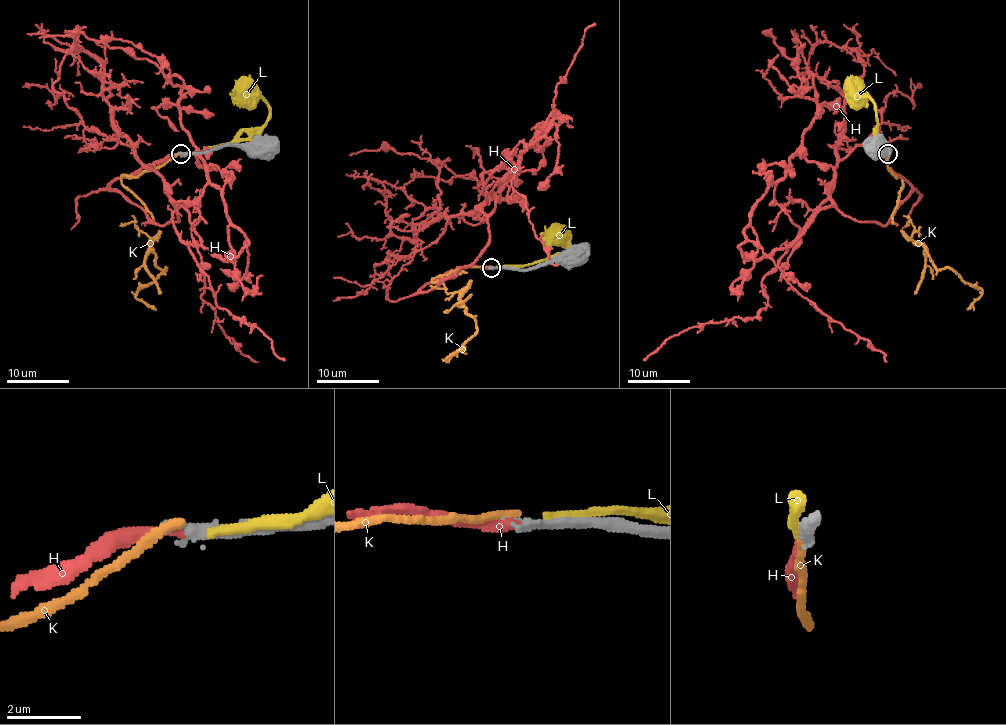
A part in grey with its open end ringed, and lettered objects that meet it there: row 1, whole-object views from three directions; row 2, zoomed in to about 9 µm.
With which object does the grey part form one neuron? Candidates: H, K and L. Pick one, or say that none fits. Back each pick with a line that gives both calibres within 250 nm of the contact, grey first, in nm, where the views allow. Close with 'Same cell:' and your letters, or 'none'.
H: 320 nm thick on the grey side, 300 nm on the other
Same cell: H

